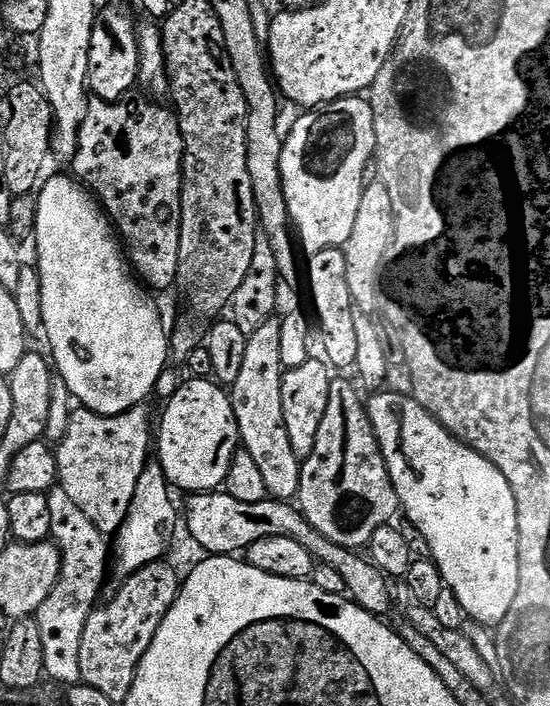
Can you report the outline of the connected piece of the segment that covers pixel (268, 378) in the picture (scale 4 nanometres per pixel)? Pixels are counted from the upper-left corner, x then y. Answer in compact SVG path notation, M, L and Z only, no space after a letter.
M271 318L251 329L246 346L246 359L242 362L238 382L230 386L230 395L243 451L248 452L254 462L258 462L258 470L262 470L269 497L292 502L297 499L300 490L302 460L294 454L294 446L290 444L290 434L286 432L282 412L282 382L285 371L282 362L281 321Z

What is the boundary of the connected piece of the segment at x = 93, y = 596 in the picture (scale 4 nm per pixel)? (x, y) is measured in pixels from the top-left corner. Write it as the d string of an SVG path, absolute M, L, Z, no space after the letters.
M54 487L47 493L50 522L51 539L60 549L62 566L60 567L58 582L54 590L50 592L49 598L39 608L36 619L39 622L39 629L42 630L43 666L45 675L62 686L76 685L81 681L81 666L79 655L81 653L82 633L86 628L86 622L93 609L99 601L100 588L104 584L106 574L110 568L110 554L107 547L104 548L106 536L99 528L78 508L77 504L67 495L62 487Z

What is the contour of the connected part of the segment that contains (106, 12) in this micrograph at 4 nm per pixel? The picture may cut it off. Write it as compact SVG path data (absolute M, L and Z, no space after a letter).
M120 8L99 9L96 25L90 34L90 62L88 63L88 86L91 95L98 100L120 102L129 95L128 91L137 87L140 78L140 38L137 21L132 21Z

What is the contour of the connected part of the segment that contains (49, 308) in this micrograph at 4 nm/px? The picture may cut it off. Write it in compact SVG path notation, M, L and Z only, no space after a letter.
M57 174L54 178L50 178L50 182L46 182L46 186L36 196L37 200L37 222L34 237L34 245L36 244L36 256L38 261L38 269L41 278L41 314L44 319L43 330L50 338L50 346L52 347L51 363L54 365L58 376L65 380L66 386L69 388L71 395L75 397L83 407L92 412L96 412L102 416L120 415L123 412L143 405L148 395L155 390L161 398L173 396L181 386L182 377L175 372L174 369L168 368L164 372L164 363L170 360L170 336L164 332L164 324L160 321L160 312L156 309L156 304L151 300L149 289L134 275L133 269L130 267L129 261L126 259L125 249L122 247L121 241L118 239L118 233L108 215L104 211L99 200L85 185L71 175Z

